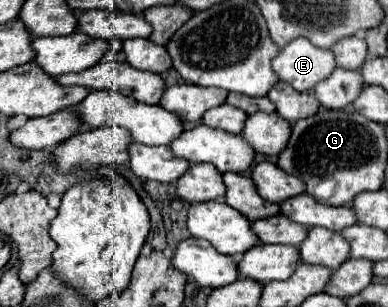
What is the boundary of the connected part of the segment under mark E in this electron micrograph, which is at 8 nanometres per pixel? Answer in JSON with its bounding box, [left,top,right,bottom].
[273,39,337,91]

